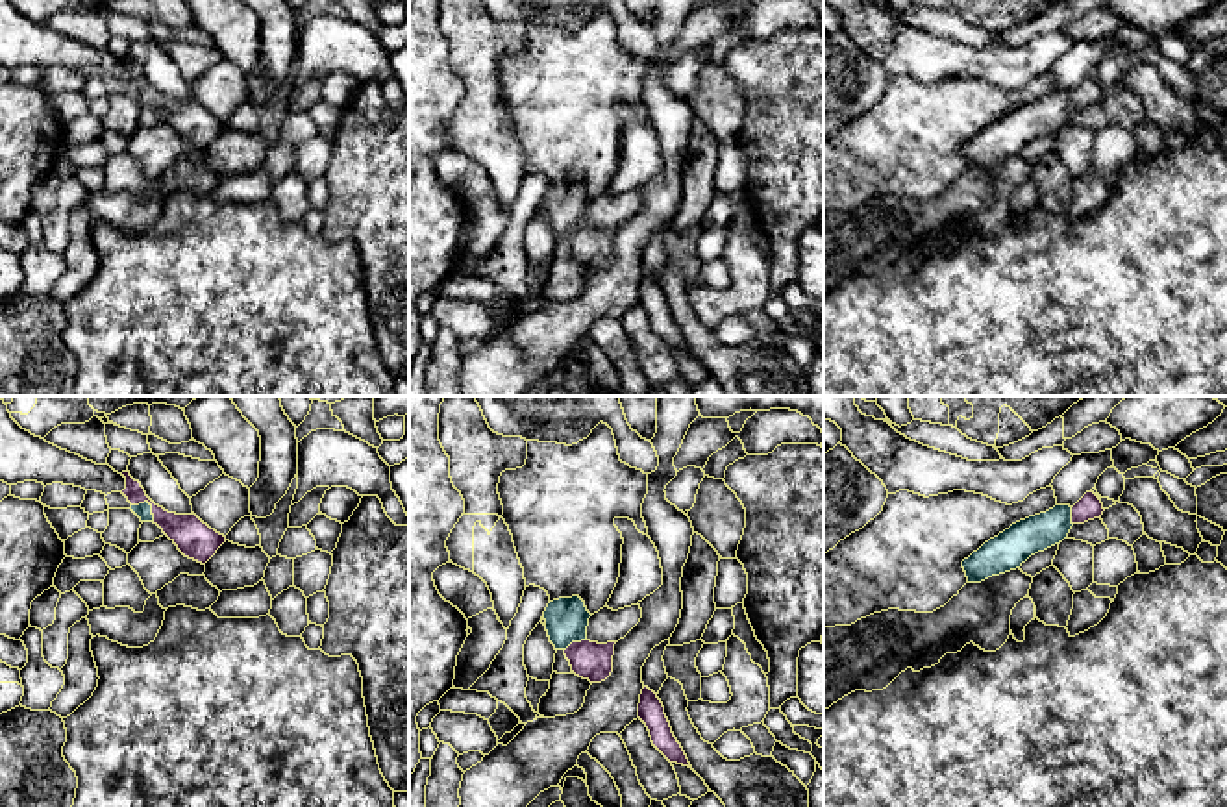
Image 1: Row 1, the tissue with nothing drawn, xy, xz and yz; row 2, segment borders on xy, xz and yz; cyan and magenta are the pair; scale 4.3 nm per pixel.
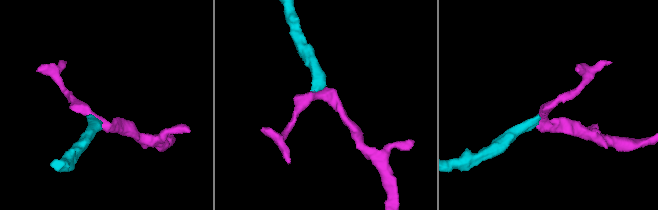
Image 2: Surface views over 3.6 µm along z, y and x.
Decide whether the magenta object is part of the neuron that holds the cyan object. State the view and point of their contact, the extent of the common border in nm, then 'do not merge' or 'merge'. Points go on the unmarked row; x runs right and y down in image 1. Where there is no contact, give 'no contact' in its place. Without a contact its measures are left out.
meets cyan in xy at (148, 89); contact 130 nm long; merge

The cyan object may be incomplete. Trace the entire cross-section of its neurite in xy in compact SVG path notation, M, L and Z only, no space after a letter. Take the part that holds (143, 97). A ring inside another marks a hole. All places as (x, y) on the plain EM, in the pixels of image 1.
M128 56L122 61L126 63L122 80L131 89L131 96L141 107L157 109L185 143L205 150L226 128L224 120L211 115L196 100L176 100L155 91Z

